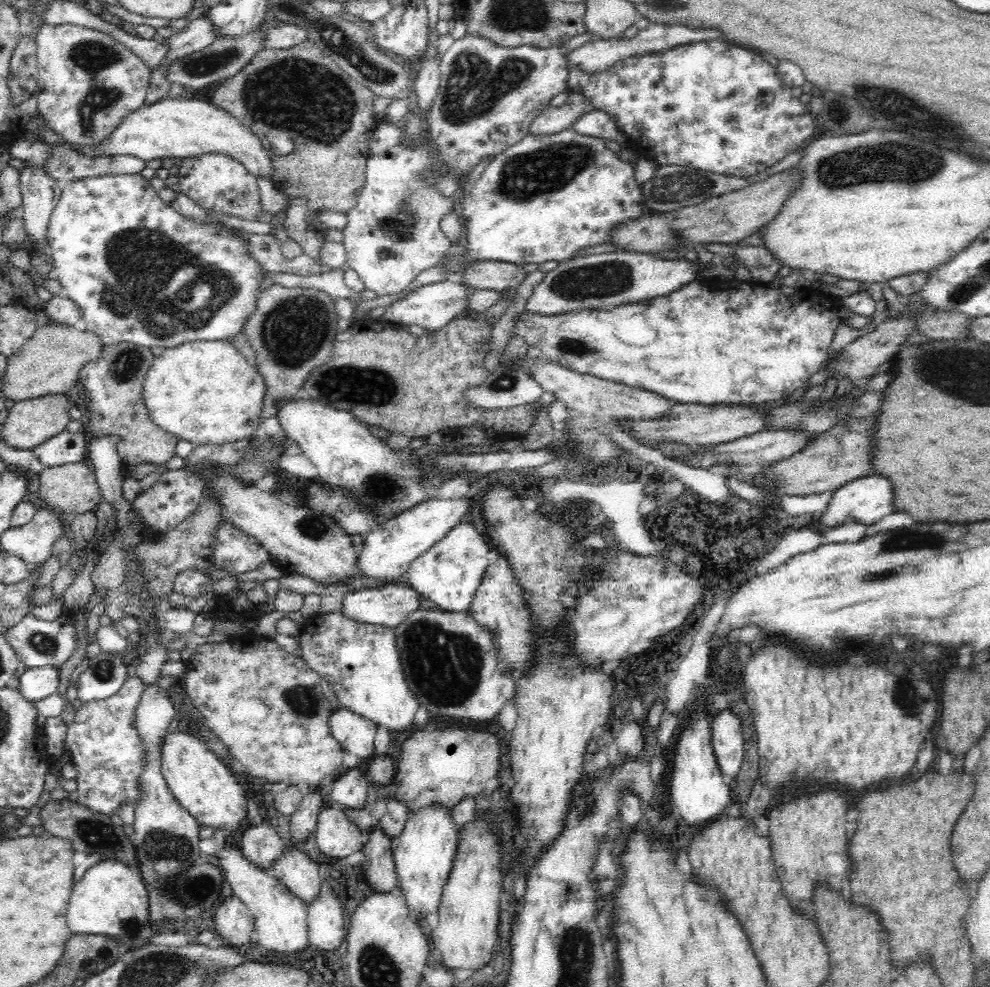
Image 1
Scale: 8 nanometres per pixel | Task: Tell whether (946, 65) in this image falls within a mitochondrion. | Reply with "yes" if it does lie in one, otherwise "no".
no

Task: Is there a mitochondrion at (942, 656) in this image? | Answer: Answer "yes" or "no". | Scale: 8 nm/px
no

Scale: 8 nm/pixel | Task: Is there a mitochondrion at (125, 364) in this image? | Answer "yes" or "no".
yes

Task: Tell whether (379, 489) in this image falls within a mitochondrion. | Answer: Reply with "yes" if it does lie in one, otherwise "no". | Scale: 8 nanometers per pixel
yes

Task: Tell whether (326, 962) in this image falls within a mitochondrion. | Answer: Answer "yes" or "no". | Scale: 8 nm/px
no

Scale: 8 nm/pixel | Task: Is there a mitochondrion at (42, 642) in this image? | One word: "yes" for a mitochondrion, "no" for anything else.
yes

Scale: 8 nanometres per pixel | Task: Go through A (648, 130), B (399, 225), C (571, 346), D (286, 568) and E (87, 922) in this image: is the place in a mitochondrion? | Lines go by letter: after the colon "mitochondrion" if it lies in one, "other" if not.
A: other
B: mitochondrion
C: mitochondrion
D: other
E: other

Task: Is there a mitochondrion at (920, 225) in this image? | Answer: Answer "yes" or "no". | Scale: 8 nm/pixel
no

